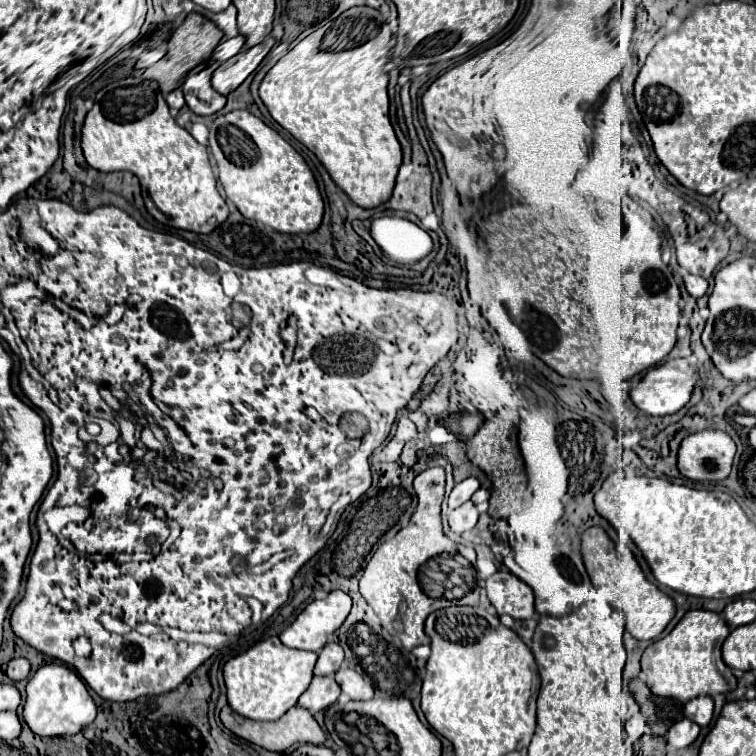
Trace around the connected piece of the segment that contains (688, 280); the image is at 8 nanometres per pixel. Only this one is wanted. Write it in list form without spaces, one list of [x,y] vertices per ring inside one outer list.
[[[682,271],[682,277],[684,277],[684,285],[686,285],[686,289],[688,289],[688,293],[692,295],[692,297],[702,297],[706,291],[708,291],[708,281],[706,279],[702,279],[702,277],[698,277],[698,275],[690,275],[690,273],[684,273]]]

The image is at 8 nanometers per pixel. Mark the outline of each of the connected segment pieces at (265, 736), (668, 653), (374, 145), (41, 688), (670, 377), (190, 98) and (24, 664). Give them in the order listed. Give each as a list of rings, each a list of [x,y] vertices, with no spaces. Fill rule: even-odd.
[[[226,705],[220,713],[220,719],[224,723],[226,729],[230,729],[234,735],[250,741],[250,743],[256,743],[268,751],[286,751],[288,747],[292,747],[294,743],[314,743],[314,745],[322,745],[326,735],[324,731],[320,729],[320,725],[316,723],[316,719],[310,715],[310,711],[306,711],[304,707],[300,705],[294,705],[292,709],[288,709],[288,713],[284,713],[284,717],[280,717],[280,721],[270,721],[270,723],[260,723],[260,721],[254,721],[254,719],[244,719],[240,717],[236,711],[232,711],[230,705]]]
[[[688,611],[682,621],[664,637],[654,641],[650,647],[646,647],[644,655],[642,655],[642,671],[646,673],[646,683],[650,687],[650,691],[658,697],[672,697],[678,701],[690,701],[694,697],[700,695],[720,695],[720,693],[728,693],[736,689],[736,677],[732,675],[732,671],[722,663],[718,647],[720,643],[724,643],[724,639],[728,637],[730,629],[726,625],[726,621],[712,611]]]
[[[370,7],[348,9],[290,49],[266,73],[258,89],[272,119],[318,157],[332,181],[350,197],[350,201],[366,209],[390,199],[394,177],[402,163],[402,149],[388,119],[388,73],[384,71],[384,65],[388,63],[386,43],[390,37],[390,27],[380,11]]]
[[[48,663],[42,665],[26,685],[26,703],[24,703],[24,721],[40,737],[54,735],[74,735],[82,727],[90,725],[96,717],[96,703],[90,697],[84,681],[68,665]]]
[[[670,359],[658,367],[650,369],[642,377],[642,381],[630,391],[630,397],[640,411],[644,411],[648,415],[664,417],[664,415],[672,415],[672,413],[680,411],[690,401],[696,383],[698,383],[698,369],[694,365],[690,365],[688,359]]]
[[[204,61],[200,65],[196,65],[184,85],[182,85],[182,91],[184,91],[184,99],[186,99],[186,105],[190,107],[192,113],[196,115],[212,115],[216,111],[220,111],[226,103],[226,97],[216,93],[210,85],[210,77],[212,73],[218,69],[218,61]]]
[[[14,657],[14,659],[10,659],[8,669],[6,669],[6,675],[8,675],[12,681],[26,679],[28,673],[30,673],[30,663],[28,663],[28,659],[24,659],[24,657]]]

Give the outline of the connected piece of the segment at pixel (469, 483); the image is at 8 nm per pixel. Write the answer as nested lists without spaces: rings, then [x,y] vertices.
[[[468,477],[468,479],[464,479],[462,483],[456,483],[456,487],[452,489],[452,493],[450,493],[450,497],[448,497],[448,507],[450,509],[456,509],[456,507],[460,507],[462,503],[466,503],[472,495],[474,495],[474,491],[480,487],[480,483],[478,483],[478,479],[476,477]]]

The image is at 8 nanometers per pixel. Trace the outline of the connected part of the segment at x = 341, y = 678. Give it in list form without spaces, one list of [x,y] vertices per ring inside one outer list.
[[[338,669],[336,671],[336,683],[340,685],[340,689],[350,695],[350,699],[370,699],[374,695],[374,687],[372,683],[362,677],[360,673],[356,673],[354,669]]]

